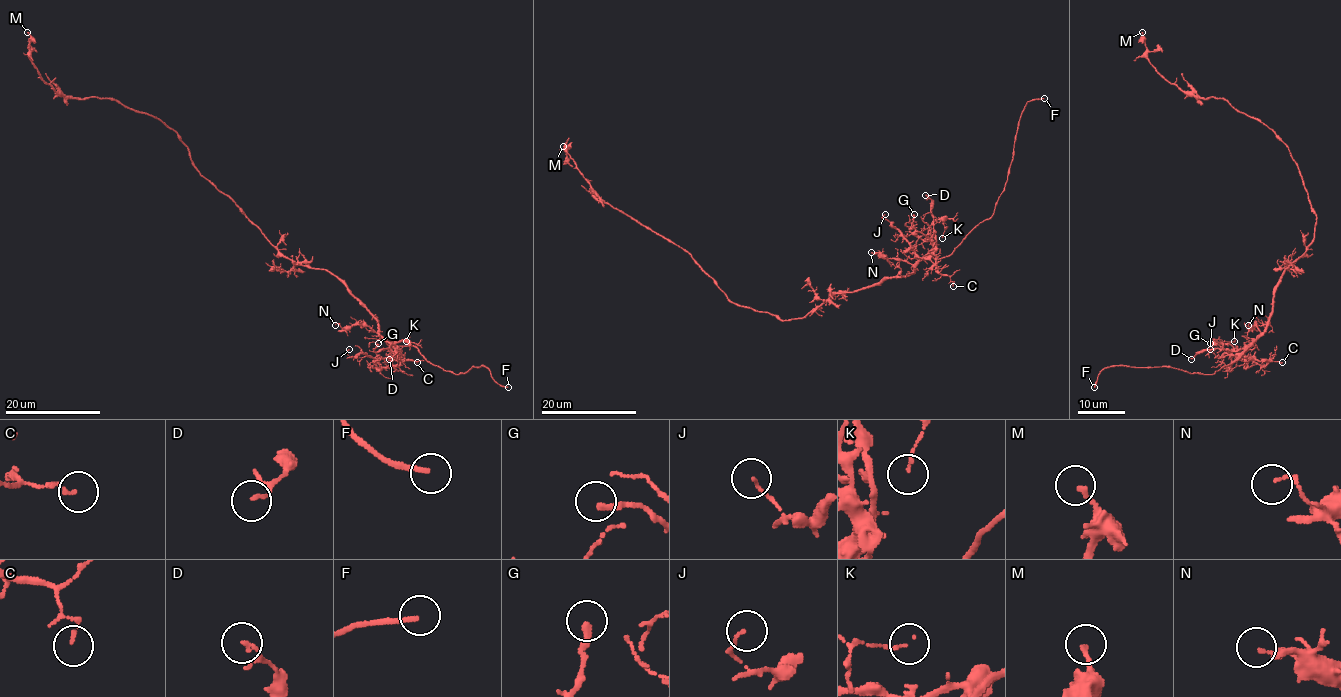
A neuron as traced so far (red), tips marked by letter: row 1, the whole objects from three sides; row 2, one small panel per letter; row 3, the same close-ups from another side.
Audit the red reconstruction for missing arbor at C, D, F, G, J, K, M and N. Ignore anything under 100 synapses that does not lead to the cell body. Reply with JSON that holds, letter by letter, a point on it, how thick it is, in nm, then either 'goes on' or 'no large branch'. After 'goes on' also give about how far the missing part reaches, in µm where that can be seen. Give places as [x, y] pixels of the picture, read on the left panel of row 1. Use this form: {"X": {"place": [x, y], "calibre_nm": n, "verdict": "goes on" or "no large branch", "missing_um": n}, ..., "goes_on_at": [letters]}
{"C": {"place": [417, 362], "calibre_nm": 100, "verdict": "no large branch"}, "D": {"place": [389, 359], "calibre_nm": 130, "verdict": "no large branch"}, "F": {"place": [508, 387], "calibre_nm": 180, "verdict": "goes on", "missing_um": 15}, "G": {"place": [378, 343], "calibre_nm": 280, "verdict": "no large branch"}, "J": {"place": [349, 349], "calibre_nm": 90, "verdict": "no large branch"}, "K": {"place": [406, 341], "calibre_nm": 90, "verdict": "no large branch"}, "M": {"place": [27, 32], "calibre_nm": 170, "verdict": "no large branch"}, "N": {"place": [335, 325], "calibre_nm": 110, "verdict": "no large branch"}, "goes_on_at": ["F"]}

